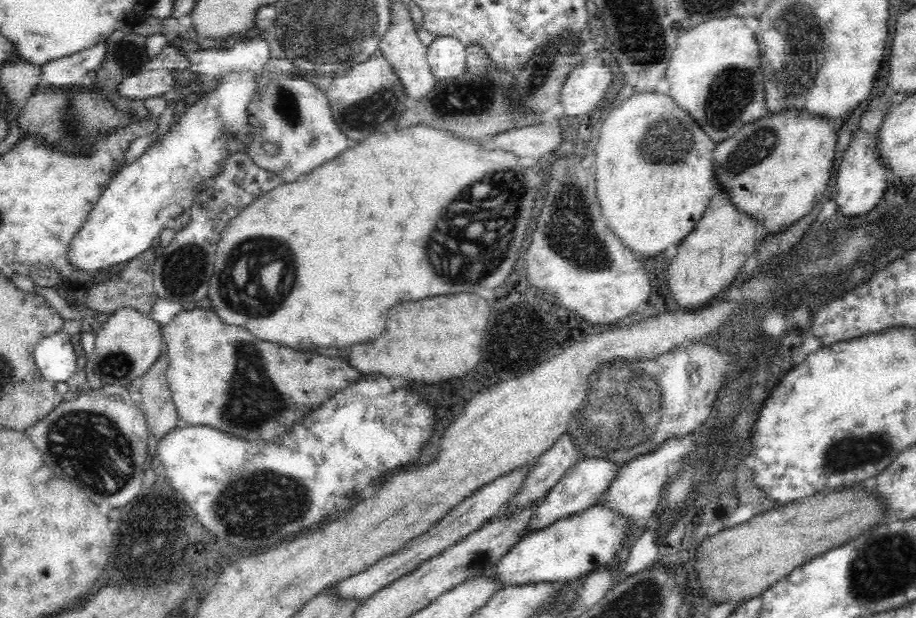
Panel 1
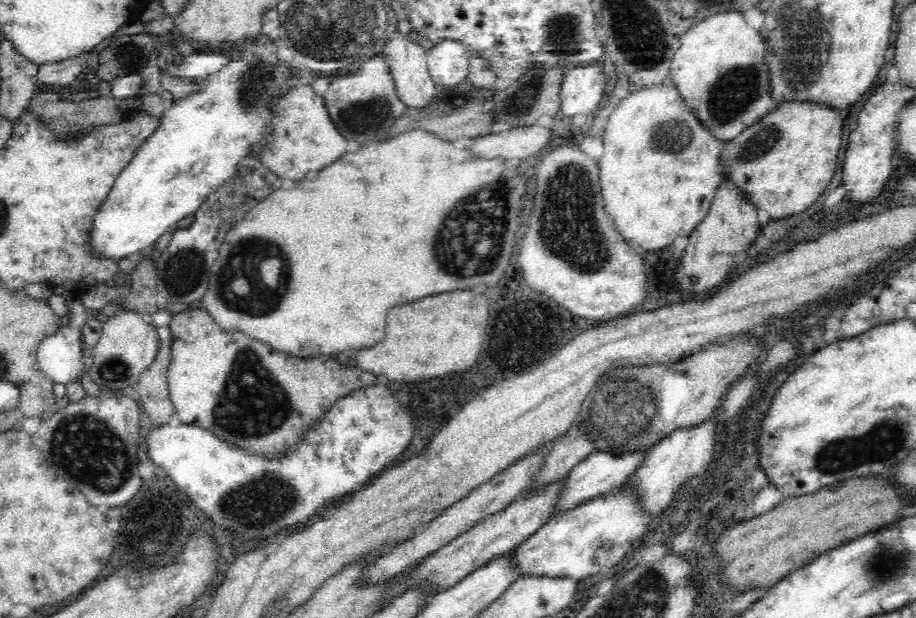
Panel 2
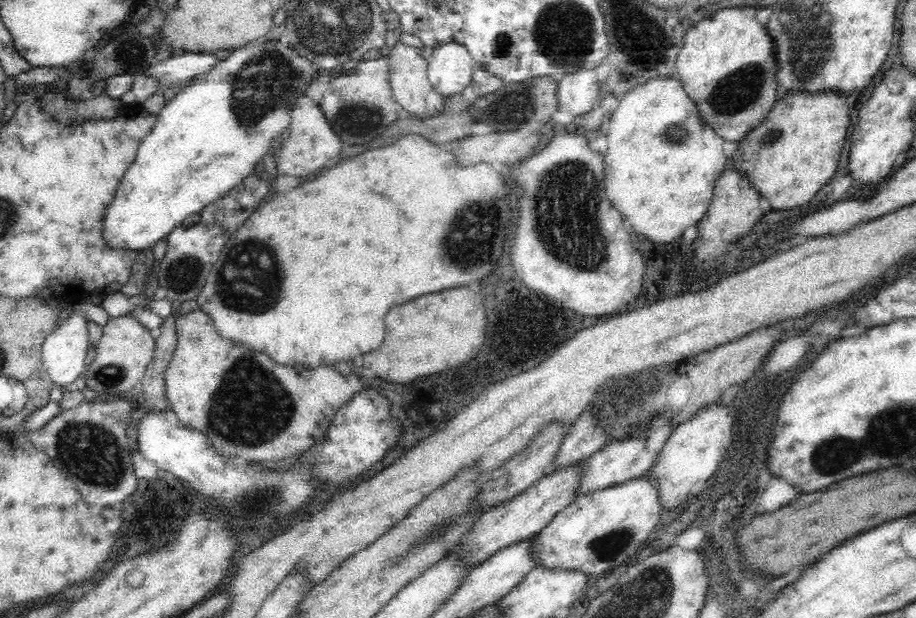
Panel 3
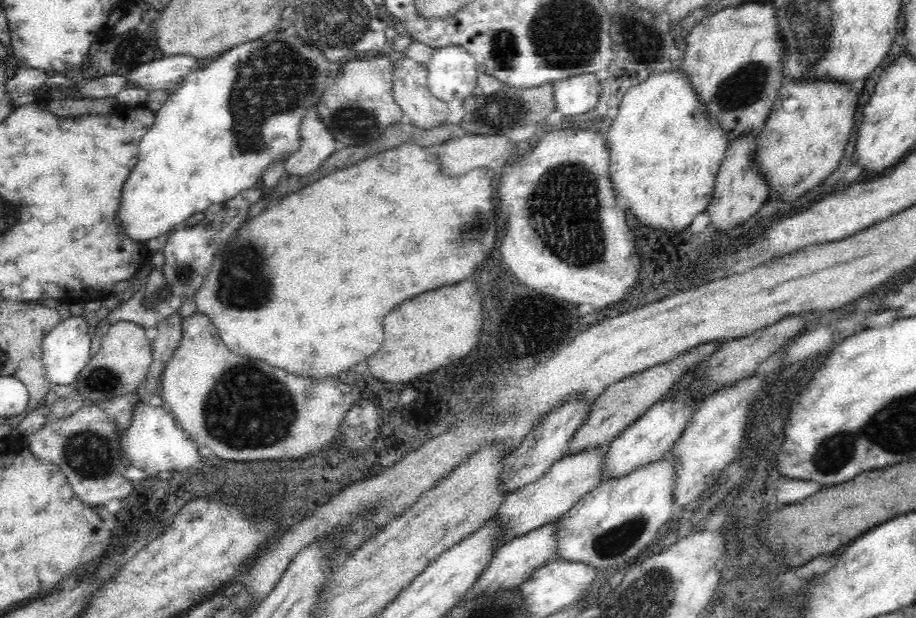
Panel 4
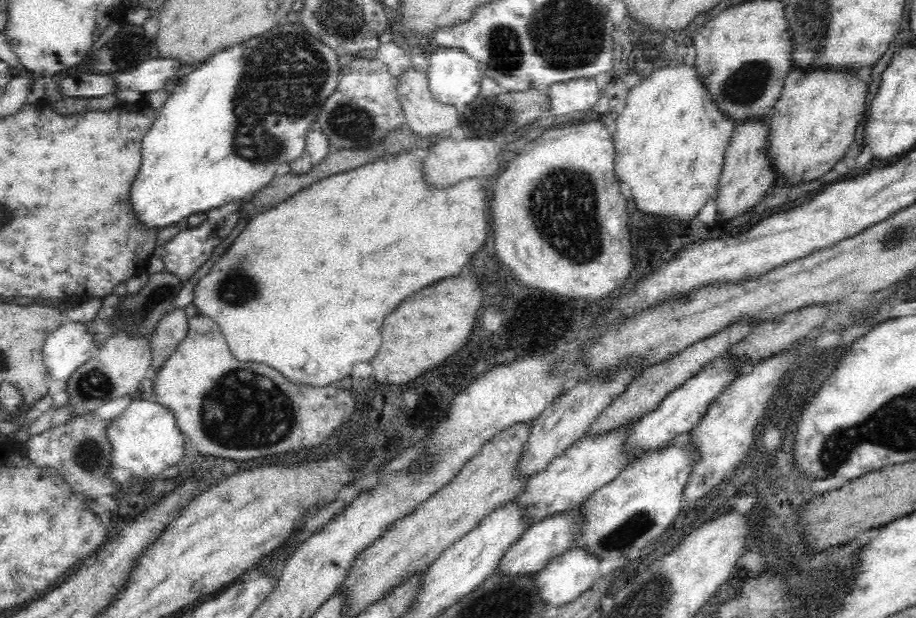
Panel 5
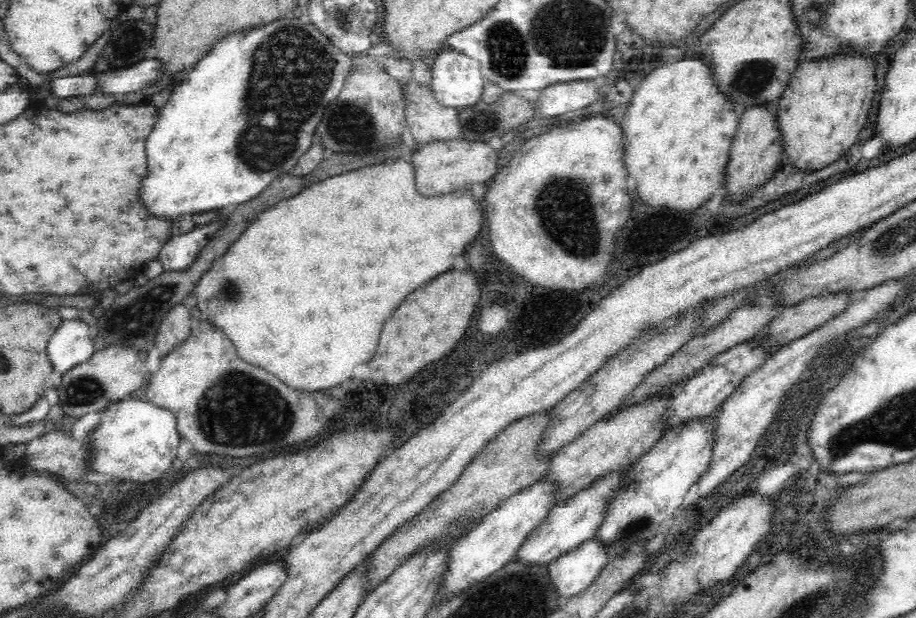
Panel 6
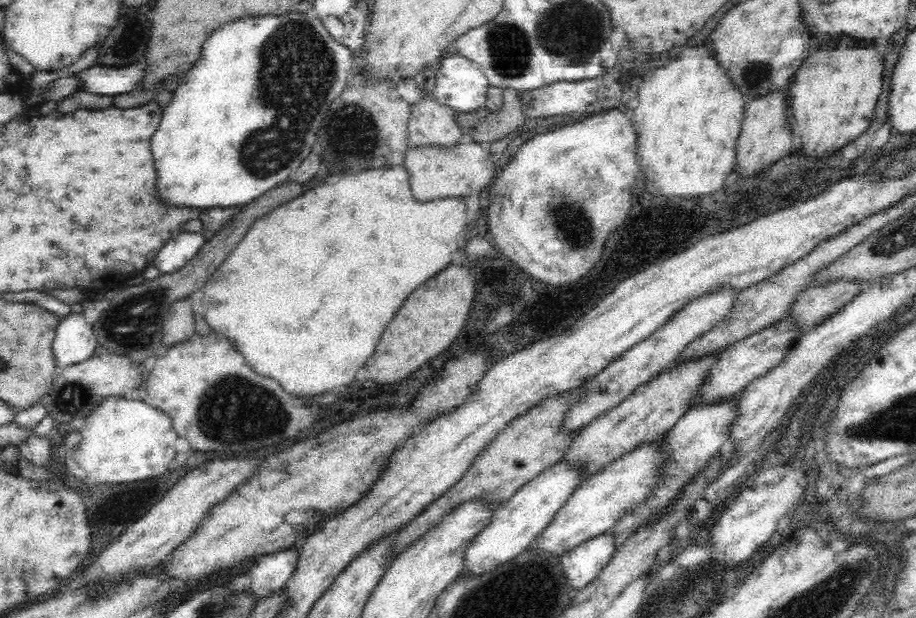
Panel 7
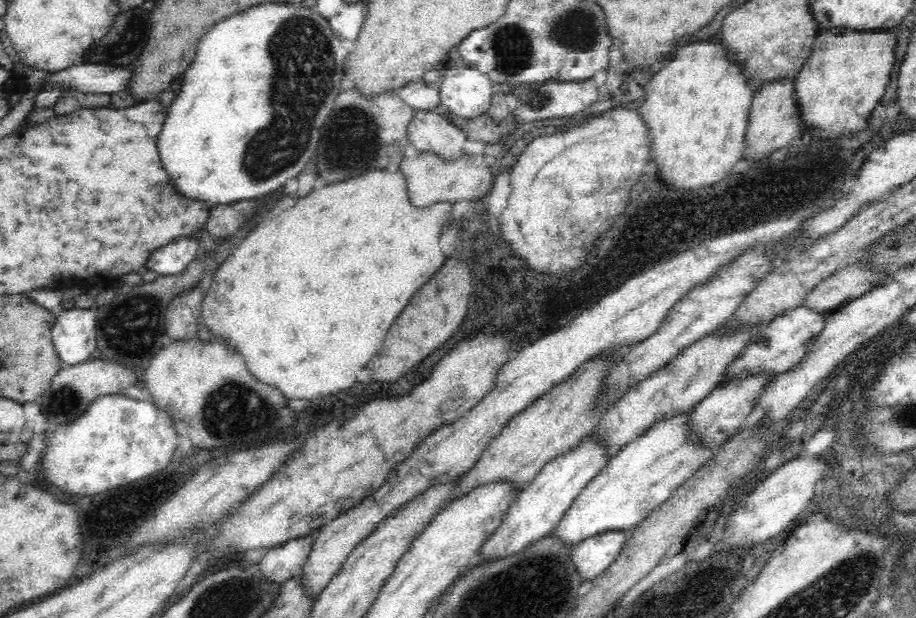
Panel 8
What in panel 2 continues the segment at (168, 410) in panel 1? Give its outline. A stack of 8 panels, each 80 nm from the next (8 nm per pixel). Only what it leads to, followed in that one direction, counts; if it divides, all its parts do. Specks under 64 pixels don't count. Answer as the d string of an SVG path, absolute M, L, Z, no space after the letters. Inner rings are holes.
M159 340L158 353L153 364L139 378L140 404L149 414L153 426L164 424L174 414L167 387L167 370L172 356L172 340Z

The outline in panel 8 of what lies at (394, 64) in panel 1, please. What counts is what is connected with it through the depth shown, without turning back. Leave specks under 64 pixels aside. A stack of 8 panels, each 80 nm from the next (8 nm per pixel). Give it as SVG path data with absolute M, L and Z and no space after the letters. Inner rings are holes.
M436 110L415 111L408 125L407 139L420 153L440 155L444 161L455 161L464 154L467 136Z

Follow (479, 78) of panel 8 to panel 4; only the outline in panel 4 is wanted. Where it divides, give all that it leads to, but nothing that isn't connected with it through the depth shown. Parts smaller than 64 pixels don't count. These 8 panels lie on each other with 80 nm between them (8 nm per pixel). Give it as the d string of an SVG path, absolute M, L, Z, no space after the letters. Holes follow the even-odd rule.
M464 47L435 48L427 65L427 83L442 102L464 102L477 87L478 66Z

